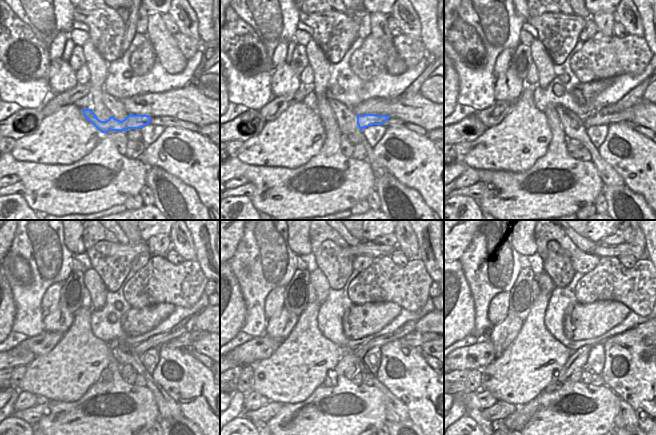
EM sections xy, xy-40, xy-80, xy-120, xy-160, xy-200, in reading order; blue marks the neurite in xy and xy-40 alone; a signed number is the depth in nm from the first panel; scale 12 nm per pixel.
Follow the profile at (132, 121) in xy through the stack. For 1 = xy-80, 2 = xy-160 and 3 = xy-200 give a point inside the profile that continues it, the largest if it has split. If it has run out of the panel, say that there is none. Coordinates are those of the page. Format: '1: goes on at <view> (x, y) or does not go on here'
1: goes on at xy-80 (599, 119)
2: goes on at xy-160 (414, 339)
3: goes on at xy-200 (647, 340)

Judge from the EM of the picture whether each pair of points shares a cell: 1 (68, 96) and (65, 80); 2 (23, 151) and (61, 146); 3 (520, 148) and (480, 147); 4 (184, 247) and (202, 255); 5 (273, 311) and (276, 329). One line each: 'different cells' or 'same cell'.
1: different cells
2: same cell
3: same cell
4: different cells
5: different cells

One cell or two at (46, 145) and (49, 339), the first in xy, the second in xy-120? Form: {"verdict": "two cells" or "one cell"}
{"verdict": "two cells"}

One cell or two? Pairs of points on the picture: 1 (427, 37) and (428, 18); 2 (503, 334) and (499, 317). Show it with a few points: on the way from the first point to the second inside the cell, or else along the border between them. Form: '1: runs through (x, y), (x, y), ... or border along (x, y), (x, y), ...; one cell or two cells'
1: runs through (428, 32), (428, 23); one cell
2: border along (508, 311), (505, 318), (493, 326); two cells

